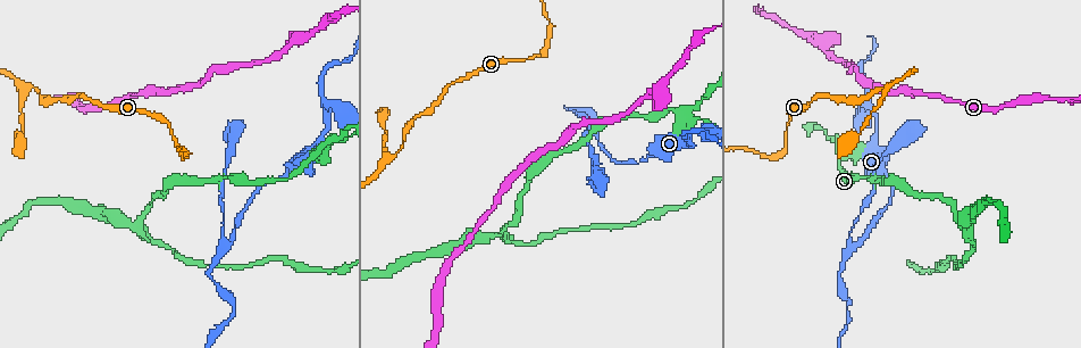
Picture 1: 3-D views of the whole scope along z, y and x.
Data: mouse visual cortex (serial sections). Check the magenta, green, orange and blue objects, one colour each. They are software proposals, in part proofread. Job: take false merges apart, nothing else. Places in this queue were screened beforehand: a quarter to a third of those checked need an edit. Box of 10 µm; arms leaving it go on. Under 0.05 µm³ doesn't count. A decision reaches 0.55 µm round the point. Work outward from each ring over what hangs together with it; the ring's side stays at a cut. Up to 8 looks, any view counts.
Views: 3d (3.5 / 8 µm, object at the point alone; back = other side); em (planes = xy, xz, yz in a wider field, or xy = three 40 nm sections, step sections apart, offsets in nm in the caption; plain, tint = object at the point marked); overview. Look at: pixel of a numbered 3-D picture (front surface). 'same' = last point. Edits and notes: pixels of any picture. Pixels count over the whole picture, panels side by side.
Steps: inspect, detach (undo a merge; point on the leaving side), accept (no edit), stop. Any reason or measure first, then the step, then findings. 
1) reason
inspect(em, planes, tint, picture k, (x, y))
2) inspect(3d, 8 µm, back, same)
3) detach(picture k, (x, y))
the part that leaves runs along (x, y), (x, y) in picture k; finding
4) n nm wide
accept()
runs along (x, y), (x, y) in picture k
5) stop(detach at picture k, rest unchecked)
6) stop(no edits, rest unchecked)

abrupt turn
inspect(3d, 8 µm, picture 1, (315, 156))

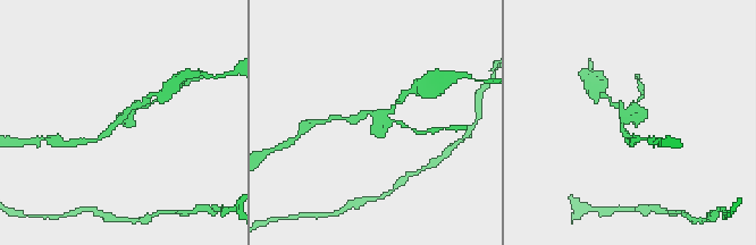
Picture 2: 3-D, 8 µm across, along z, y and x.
inspect(3d, 3.5 µm, same)

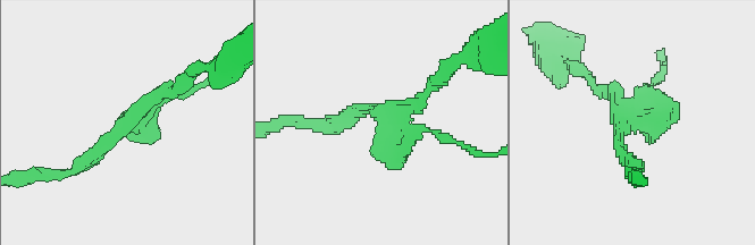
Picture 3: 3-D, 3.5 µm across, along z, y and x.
inspect(em, xy, step 3, tint, picture 3, (127, 125))

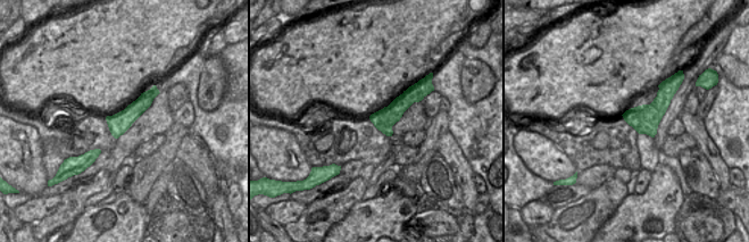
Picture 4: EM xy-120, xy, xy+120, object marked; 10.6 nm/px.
220 nm wide
detach(picture 3, (673, 119))
the part that leaves runs along (635, 123), (657, 77) in picture 3; a second cell is stuck on

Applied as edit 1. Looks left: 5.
redraw
inspect(overview)

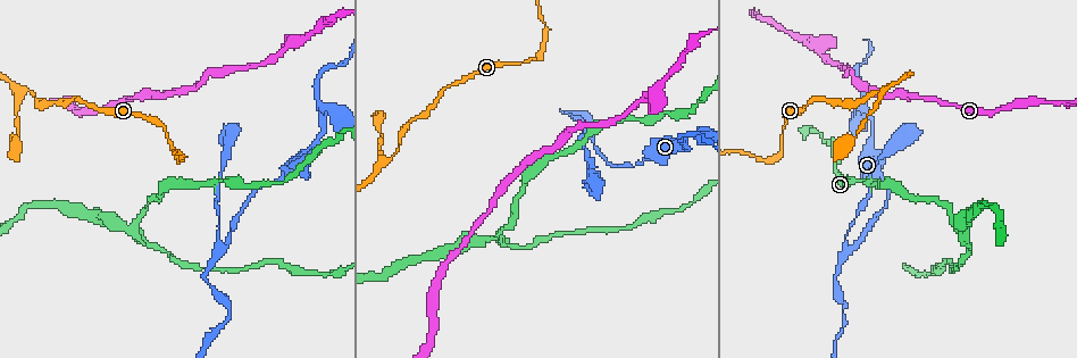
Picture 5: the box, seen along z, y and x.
abrupt turn
inspect(3d, 3.5 µm, picture 5, (819, 45))

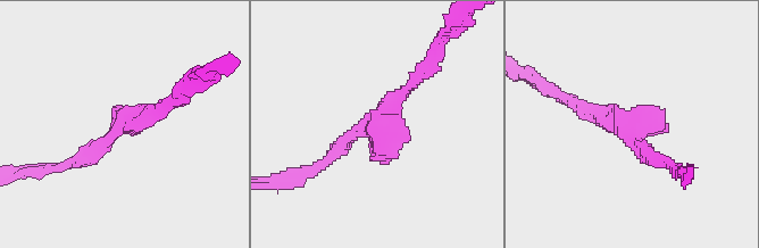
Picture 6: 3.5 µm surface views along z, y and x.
inspect(em, planes, tint, picture 6, (117, 126))

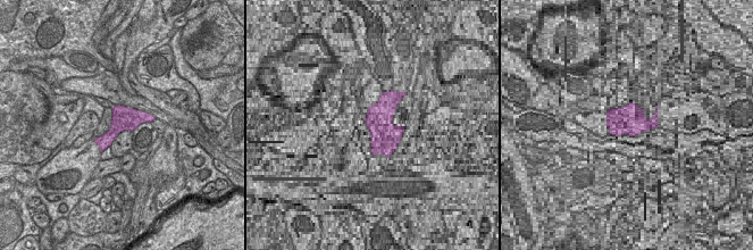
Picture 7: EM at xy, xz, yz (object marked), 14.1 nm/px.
360 nm wide
accept()
runs along (319, 166), (385, 114), (420, 73) in picture 6; continuous, no second cell

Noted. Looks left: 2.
narrows sharply
inspect(3d, 8 µm, picture 5, (634, 167))

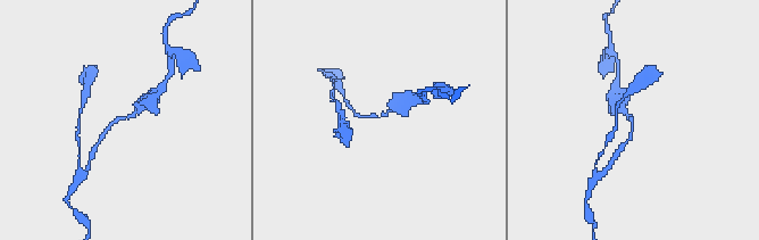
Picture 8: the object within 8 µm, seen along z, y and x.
inspect(em, xy, step 2, tint, same)

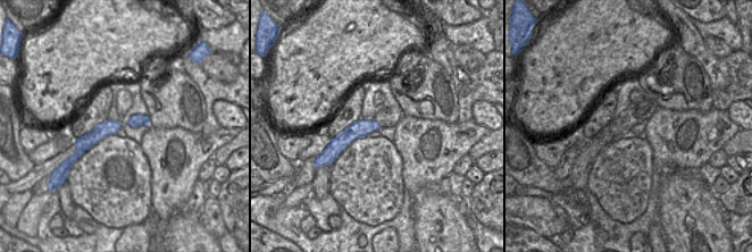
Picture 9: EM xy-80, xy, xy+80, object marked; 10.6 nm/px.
arms of 150, 350 nm
accept()
continuous, no second cell

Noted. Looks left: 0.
stop(detach at picture 3, rest unchecked)

